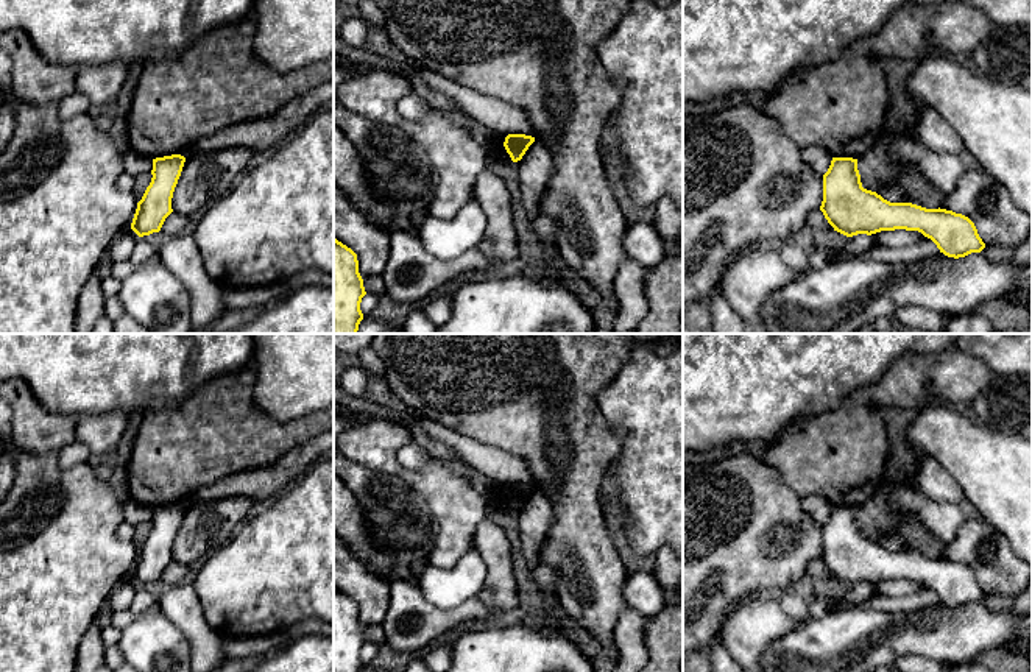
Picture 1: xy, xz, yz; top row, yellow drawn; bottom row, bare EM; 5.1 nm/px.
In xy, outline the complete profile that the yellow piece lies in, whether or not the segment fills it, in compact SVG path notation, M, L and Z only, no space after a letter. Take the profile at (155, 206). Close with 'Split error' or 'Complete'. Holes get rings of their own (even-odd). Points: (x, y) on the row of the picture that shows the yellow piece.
M171 154L153 159L151 182L147 187L131 223L139 235L159 232L165 218L173 212L171 198L181 176L186 157Z. Complete

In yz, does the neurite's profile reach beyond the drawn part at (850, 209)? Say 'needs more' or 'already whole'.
already whole

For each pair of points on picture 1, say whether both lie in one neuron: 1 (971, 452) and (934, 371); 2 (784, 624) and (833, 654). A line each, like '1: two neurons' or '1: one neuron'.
1: two neurons
2: two neurons

